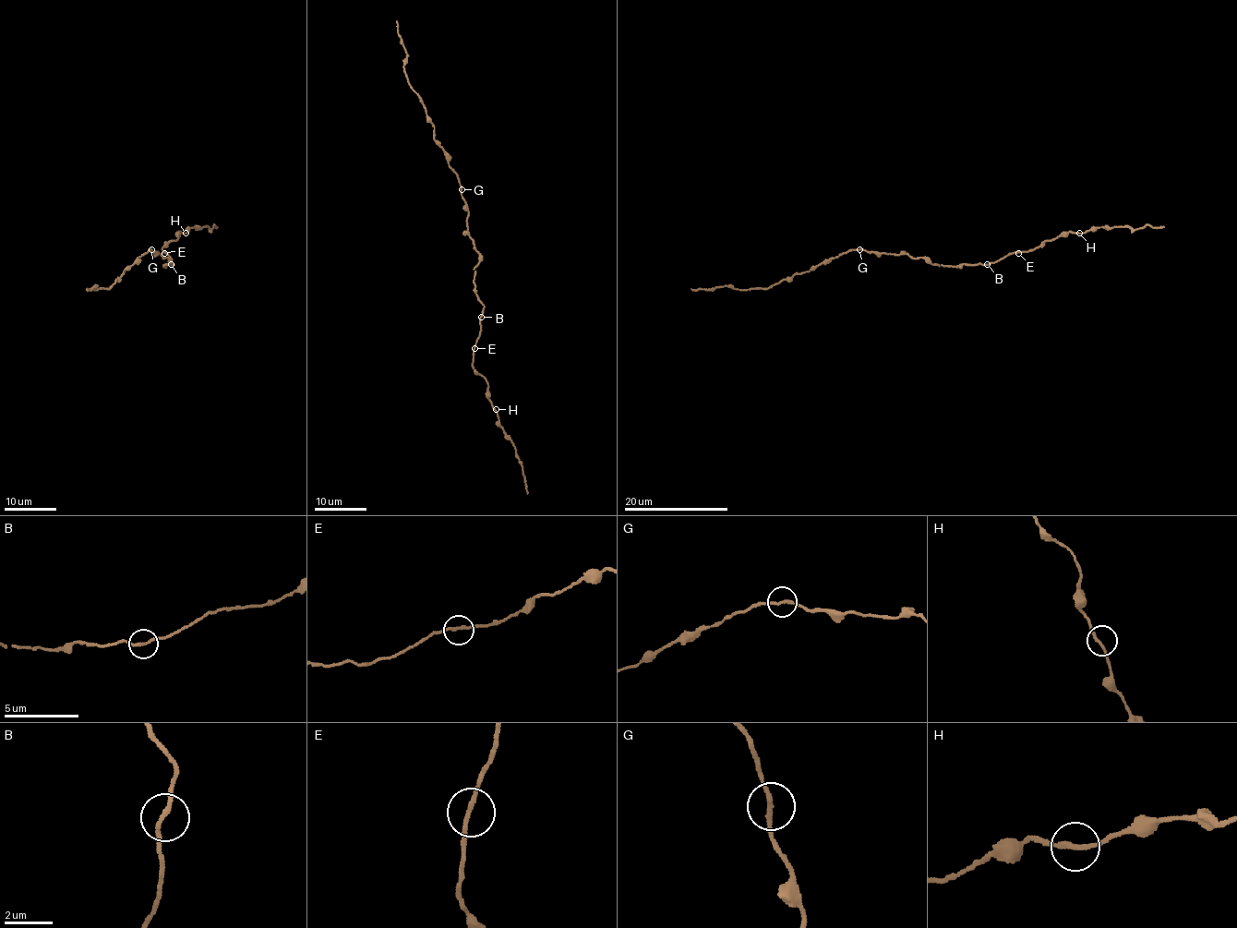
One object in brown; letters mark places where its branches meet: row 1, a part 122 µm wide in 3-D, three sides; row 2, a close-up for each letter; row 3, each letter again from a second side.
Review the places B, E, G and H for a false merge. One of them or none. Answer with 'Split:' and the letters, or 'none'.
Split: none

